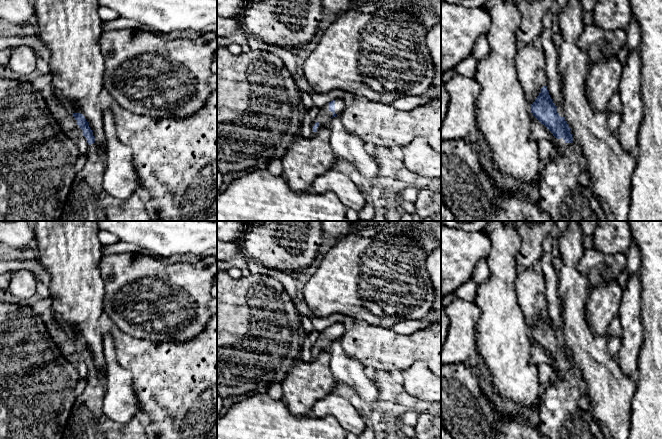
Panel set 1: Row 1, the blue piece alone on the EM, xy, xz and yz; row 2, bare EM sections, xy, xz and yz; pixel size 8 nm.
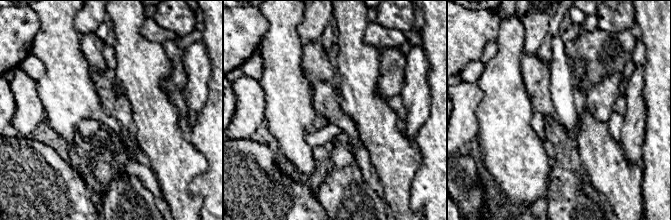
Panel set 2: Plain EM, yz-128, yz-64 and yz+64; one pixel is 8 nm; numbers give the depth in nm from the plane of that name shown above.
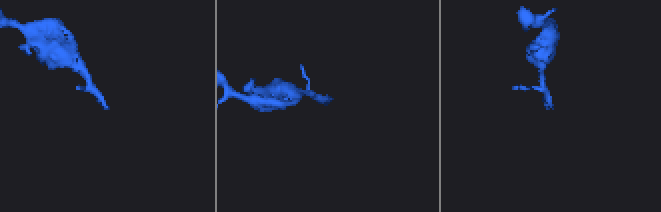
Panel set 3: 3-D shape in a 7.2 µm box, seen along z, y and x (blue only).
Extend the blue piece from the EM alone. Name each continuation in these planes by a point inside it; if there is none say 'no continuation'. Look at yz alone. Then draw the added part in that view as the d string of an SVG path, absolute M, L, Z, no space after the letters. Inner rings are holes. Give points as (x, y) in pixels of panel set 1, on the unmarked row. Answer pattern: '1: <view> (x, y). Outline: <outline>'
1: yz (560, 416). Outline: M566 367L559 382L548 384L543 388L537 408L539 409L540 432L548 439L605 439L599 422L595 419L592 412L581 410L578 401L581 397L581 377L578 370L573 367Z

